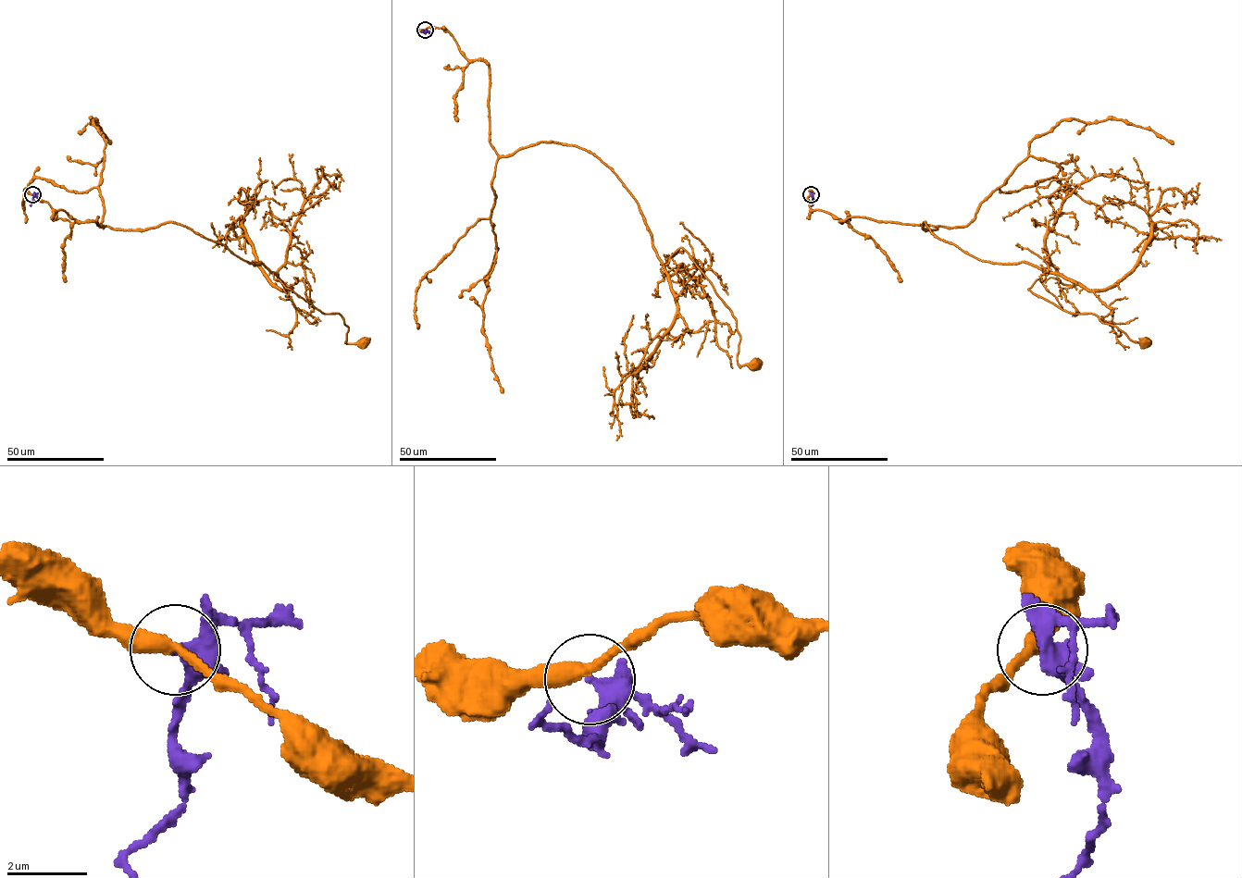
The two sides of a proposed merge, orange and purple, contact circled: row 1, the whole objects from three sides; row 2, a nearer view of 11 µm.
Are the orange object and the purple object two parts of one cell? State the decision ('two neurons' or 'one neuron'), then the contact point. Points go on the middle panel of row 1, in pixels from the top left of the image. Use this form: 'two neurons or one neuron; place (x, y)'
two neurons; place (425, 30)

